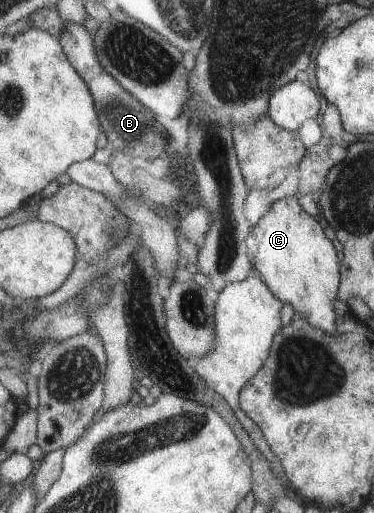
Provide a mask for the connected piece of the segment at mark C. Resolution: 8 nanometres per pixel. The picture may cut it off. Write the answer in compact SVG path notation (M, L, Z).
M296 195L276 198L269 210L256 221L250 232L254 253L252 256L253 272L256 273L267 287L281 302L292 305L309 324L322 328L329 334L335 334L335 311L332 299L338 291L338 259L332 243L322 233L322 227L304 211Z

